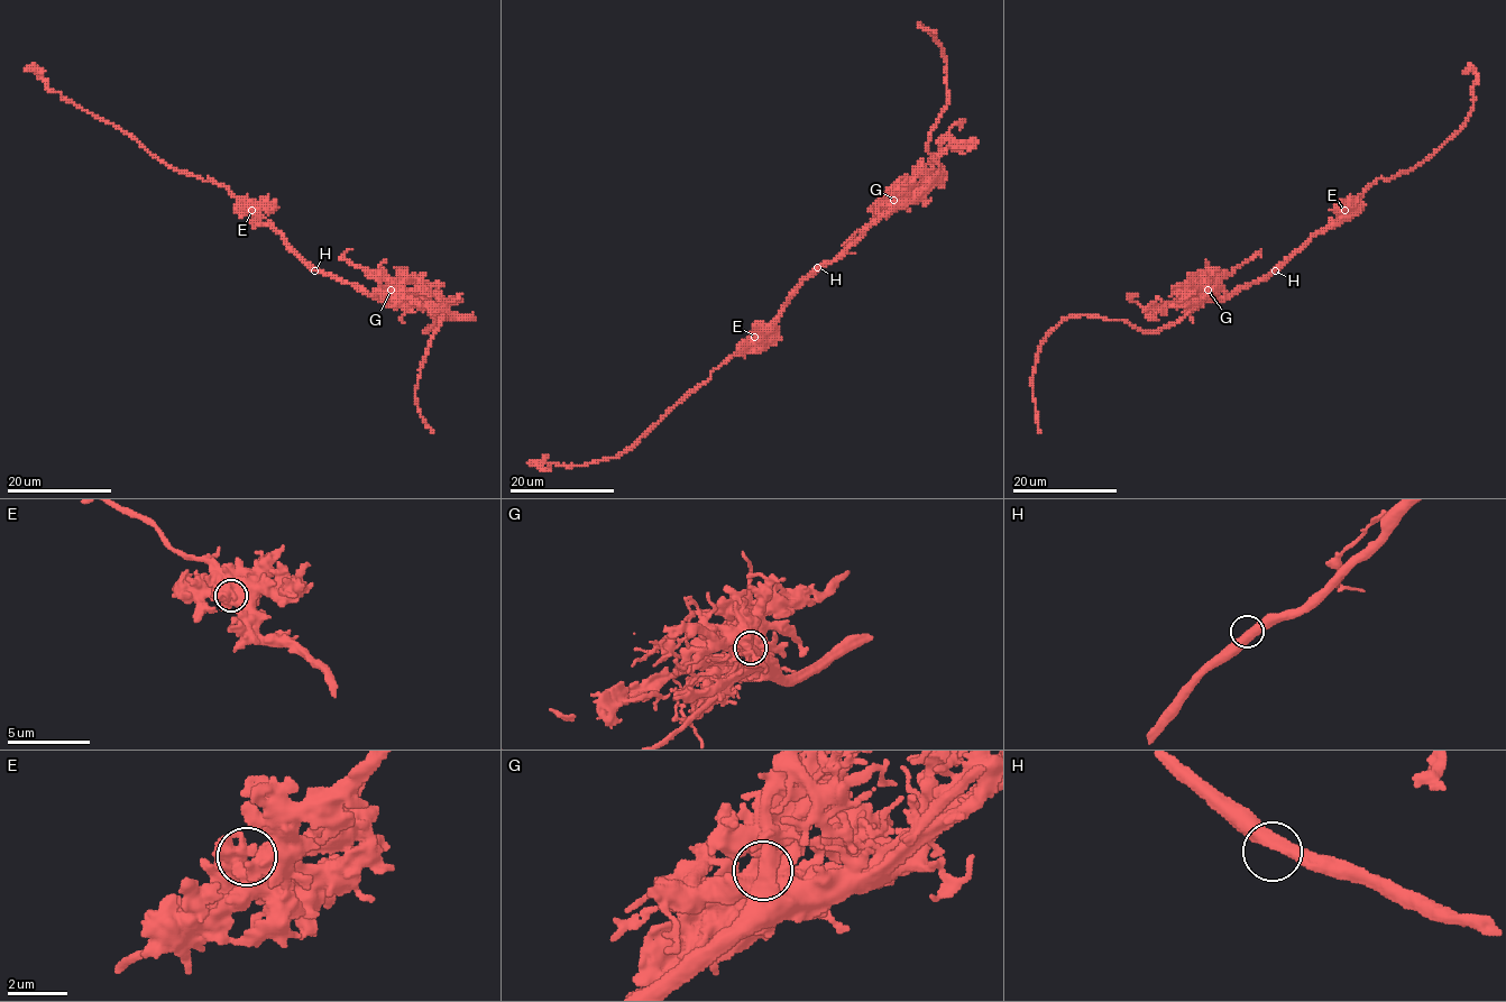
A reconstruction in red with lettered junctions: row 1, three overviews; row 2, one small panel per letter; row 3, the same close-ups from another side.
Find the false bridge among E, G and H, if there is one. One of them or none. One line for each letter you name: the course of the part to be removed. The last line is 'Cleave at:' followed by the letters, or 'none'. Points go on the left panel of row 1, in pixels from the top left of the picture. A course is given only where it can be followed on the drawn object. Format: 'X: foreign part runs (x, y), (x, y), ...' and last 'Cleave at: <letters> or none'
G: foreign part runs (391, 291), (415, 303), (446, 309), (458, 294)
Cleave at: G

